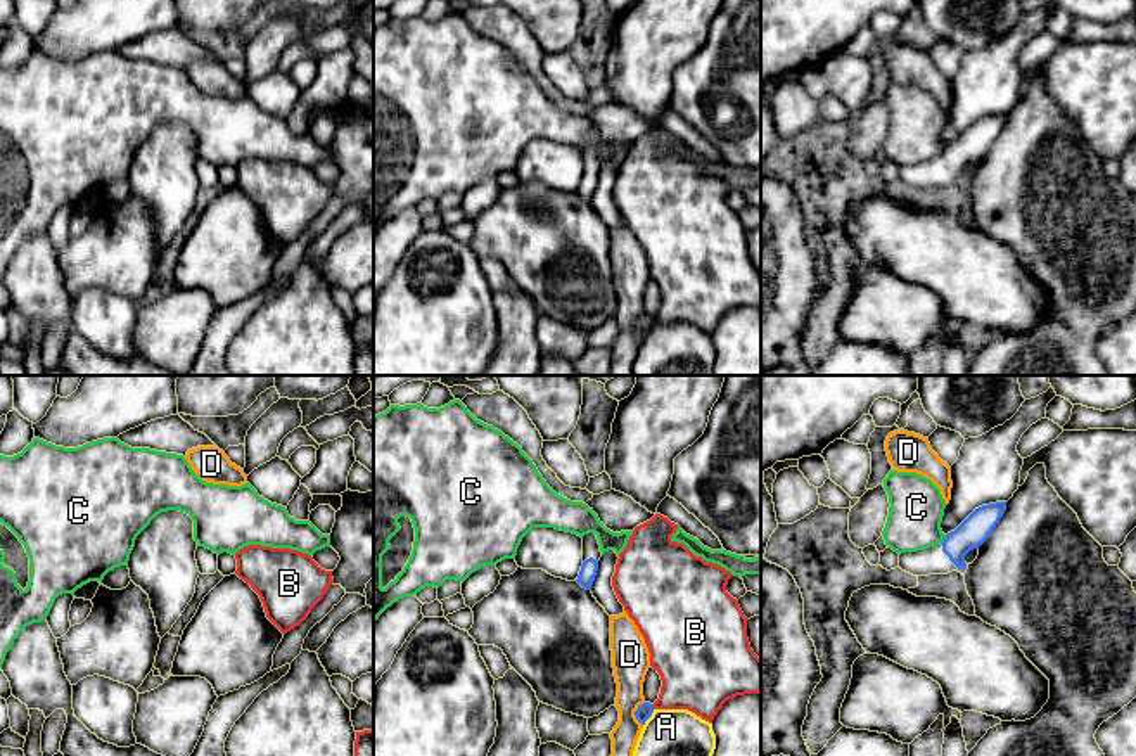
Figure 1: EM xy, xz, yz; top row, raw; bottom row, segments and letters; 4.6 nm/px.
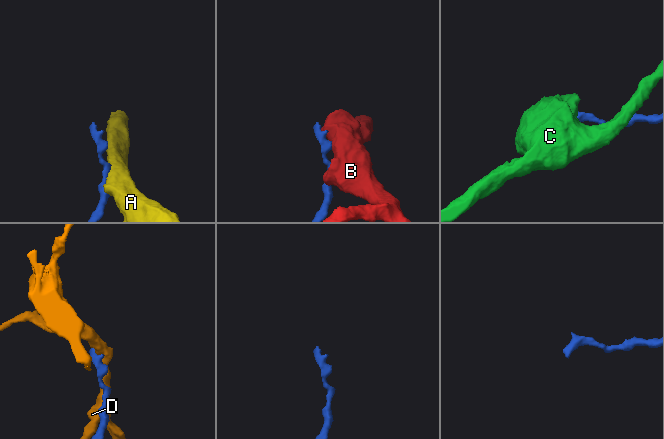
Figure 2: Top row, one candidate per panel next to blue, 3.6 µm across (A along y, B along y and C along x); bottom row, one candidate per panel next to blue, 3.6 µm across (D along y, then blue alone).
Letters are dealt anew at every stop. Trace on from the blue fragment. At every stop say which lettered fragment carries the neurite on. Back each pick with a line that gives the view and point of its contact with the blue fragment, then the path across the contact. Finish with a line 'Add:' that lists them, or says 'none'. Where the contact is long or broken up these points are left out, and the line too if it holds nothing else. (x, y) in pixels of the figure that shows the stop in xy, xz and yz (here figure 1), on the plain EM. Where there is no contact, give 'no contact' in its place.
Add: none

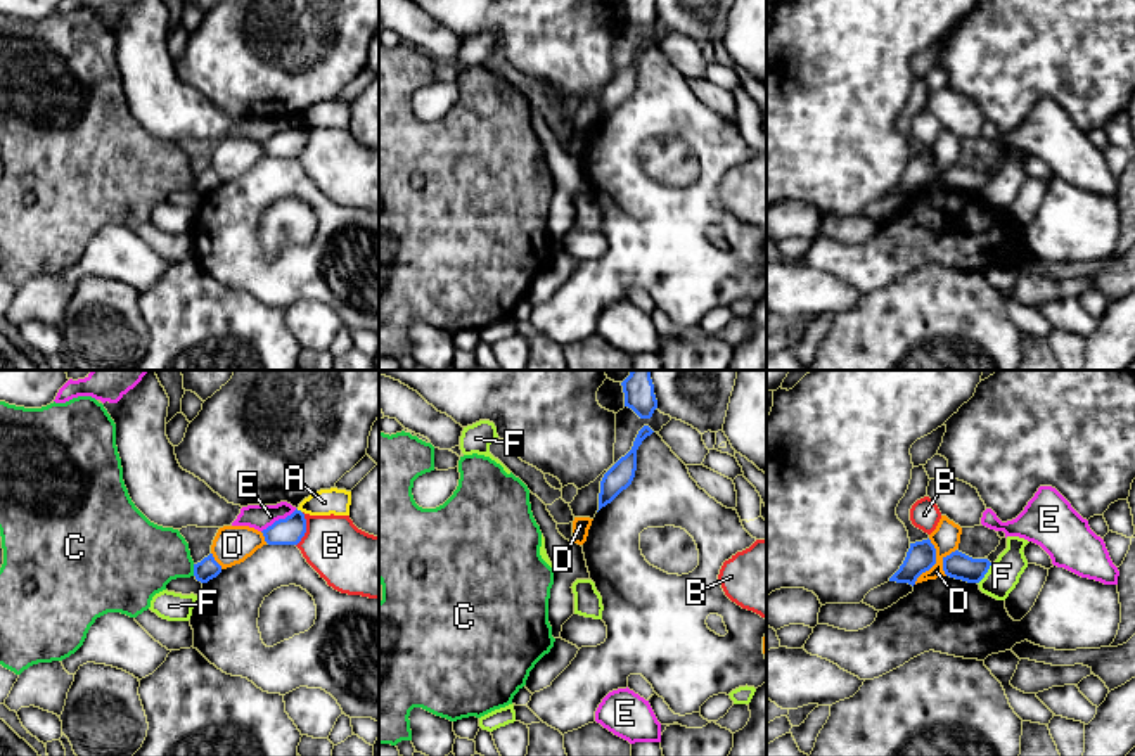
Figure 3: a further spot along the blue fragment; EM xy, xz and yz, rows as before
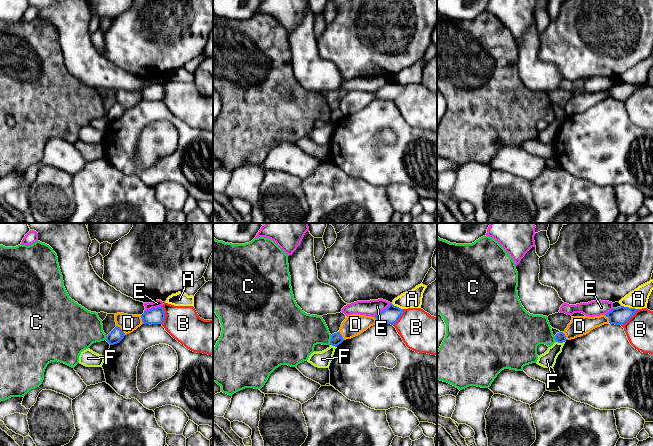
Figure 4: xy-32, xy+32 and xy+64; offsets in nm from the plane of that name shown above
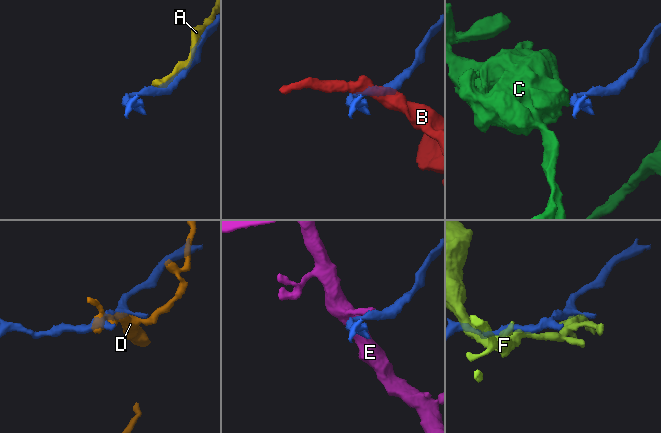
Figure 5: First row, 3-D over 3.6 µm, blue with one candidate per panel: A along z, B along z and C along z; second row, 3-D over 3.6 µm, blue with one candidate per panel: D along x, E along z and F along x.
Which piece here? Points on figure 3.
Add: none

